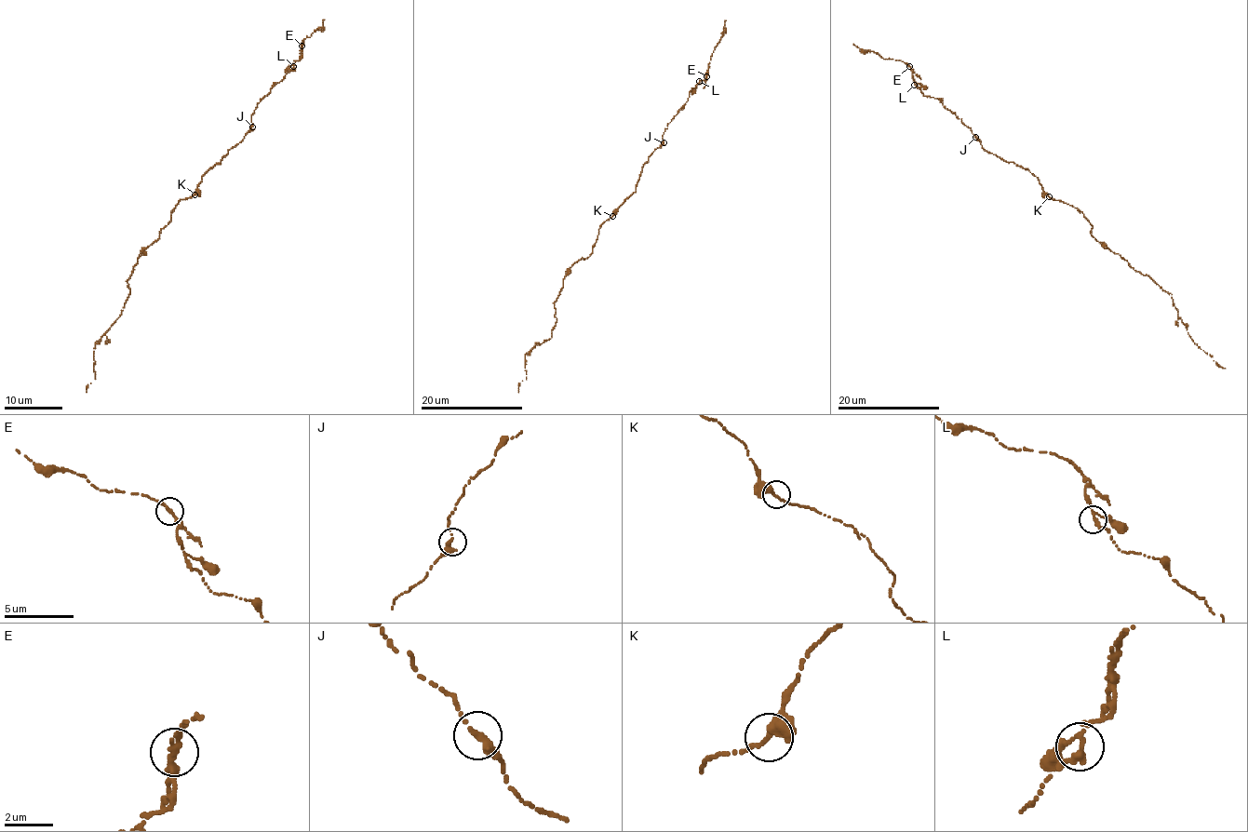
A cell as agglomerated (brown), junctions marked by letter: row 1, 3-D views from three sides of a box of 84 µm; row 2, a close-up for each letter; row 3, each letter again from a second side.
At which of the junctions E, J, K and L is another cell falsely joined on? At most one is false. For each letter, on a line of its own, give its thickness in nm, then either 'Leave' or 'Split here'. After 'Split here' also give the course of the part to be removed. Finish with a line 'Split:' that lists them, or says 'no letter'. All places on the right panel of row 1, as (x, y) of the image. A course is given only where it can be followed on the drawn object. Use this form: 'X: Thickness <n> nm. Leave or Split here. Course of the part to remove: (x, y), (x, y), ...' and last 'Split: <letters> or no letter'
E: Thickness 280 nm. Leave
J: Thickness 280 nm. Leave
K: Thickness 240 nm. Leave
L: Thickness 220 nm. Leave
Split: no letter

